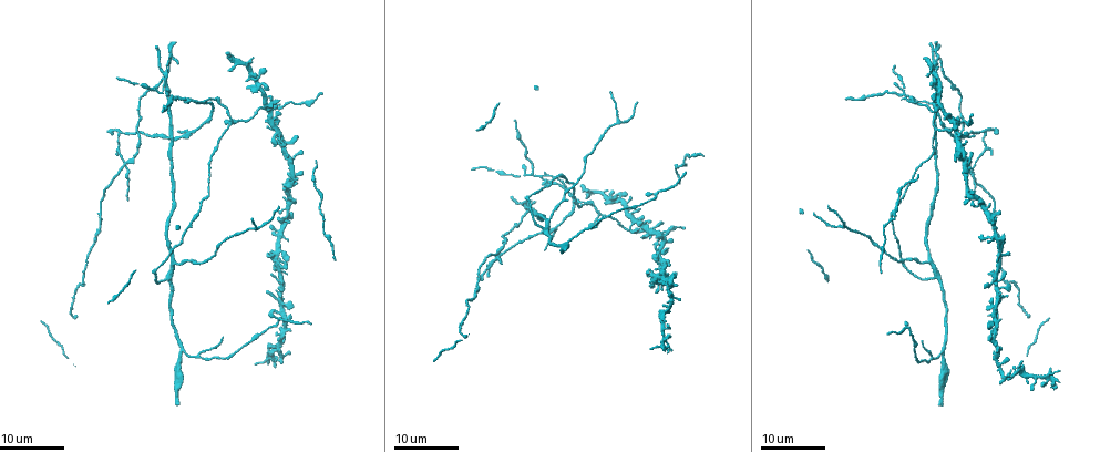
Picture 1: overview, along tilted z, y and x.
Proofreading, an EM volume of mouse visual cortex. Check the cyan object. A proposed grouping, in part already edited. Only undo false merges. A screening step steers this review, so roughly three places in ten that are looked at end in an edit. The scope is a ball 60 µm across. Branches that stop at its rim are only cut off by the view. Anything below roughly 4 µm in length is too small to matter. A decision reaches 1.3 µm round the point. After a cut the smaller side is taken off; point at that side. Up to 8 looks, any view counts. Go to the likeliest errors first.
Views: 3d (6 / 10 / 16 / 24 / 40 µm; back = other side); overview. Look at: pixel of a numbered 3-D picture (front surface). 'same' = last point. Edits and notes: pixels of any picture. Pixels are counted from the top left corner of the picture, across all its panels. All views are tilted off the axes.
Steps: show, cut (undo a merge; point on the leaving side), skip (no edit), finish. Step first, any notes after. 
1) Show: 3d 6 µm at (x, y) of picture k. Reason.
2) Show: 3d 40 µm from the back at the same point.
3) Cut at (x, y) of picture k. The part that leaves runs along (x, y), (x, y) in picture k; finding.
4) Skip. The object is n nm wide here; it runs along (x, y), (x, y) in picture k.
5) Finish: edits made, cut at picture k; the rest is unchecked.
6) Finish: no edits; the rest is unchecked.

Show: 3d 16 µm at (167, 73) of picture 1. Side arm on a straight run.

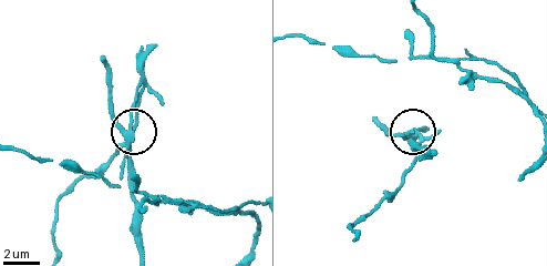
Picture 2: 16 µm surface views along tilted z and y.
Show: 3d 6 µm at (125, 128) of picture 2.

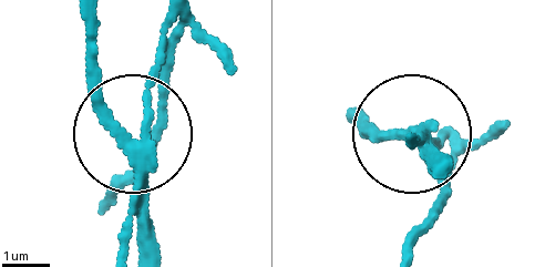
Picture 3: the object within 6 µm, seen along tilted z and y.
Cut at (119, 236) of picture 3. 3 arms meet here; the part that leaves runs along (427, 131), (445, 185), (418, 243) in picture 3; a second neuron is stuck on.

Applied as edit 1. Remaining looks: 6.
Show: 3d 24 µm at (943, 354) of picture 1. Three arms meet.

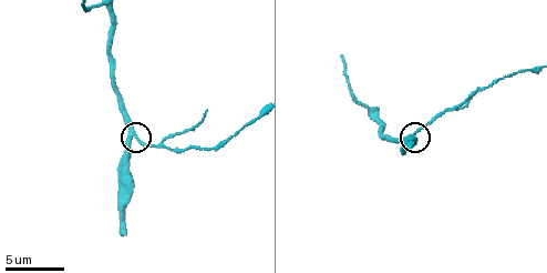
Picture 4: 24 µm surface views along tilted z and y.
Show: 3d 6 µm at (133, 135) of picture 4. Zoom in.

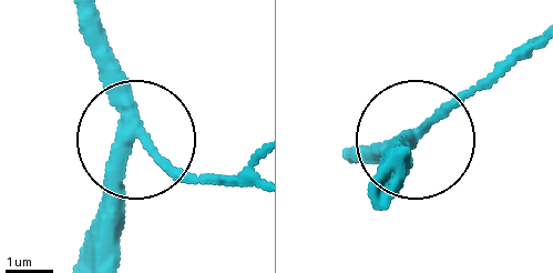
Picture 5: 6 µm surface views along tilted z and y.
Show: 3d 6 µm from the back at (135, 140) of picture 5.

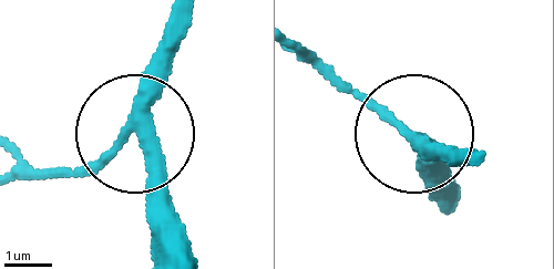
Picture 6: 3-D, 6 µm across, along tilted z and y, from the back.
Skip. The object is 280 nm wide here; it runs along (193, 14), (143, 125), (44, 176) in picture 6; one neuron here.

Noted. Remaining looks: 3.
Show: 3d 24 µm at (935, 130) of picture 1.

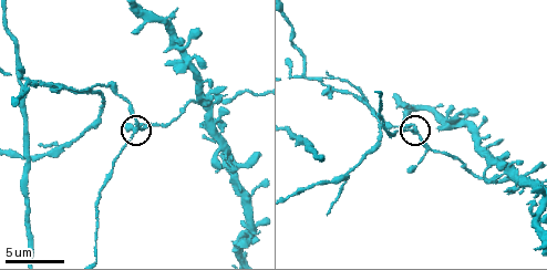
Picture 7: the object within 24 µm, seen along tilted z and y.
Show: 3d 10 µm at (416, 130) of picture 7. Closer look.

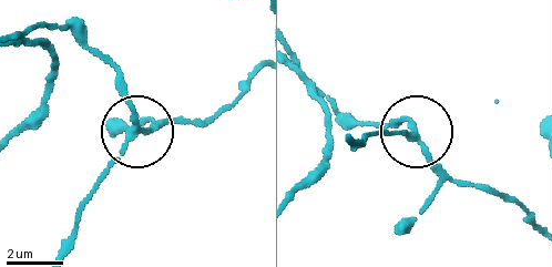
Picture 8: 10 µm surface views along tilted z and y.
Skip. The object is 190 nm wide here; it runs along (62, 246), (81, 204), (134, 124), (121, 71) in picture 8; all the same neuron.

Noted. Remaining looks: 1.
Finish: edits made, cut at picture 3; the rest is unchecked.

